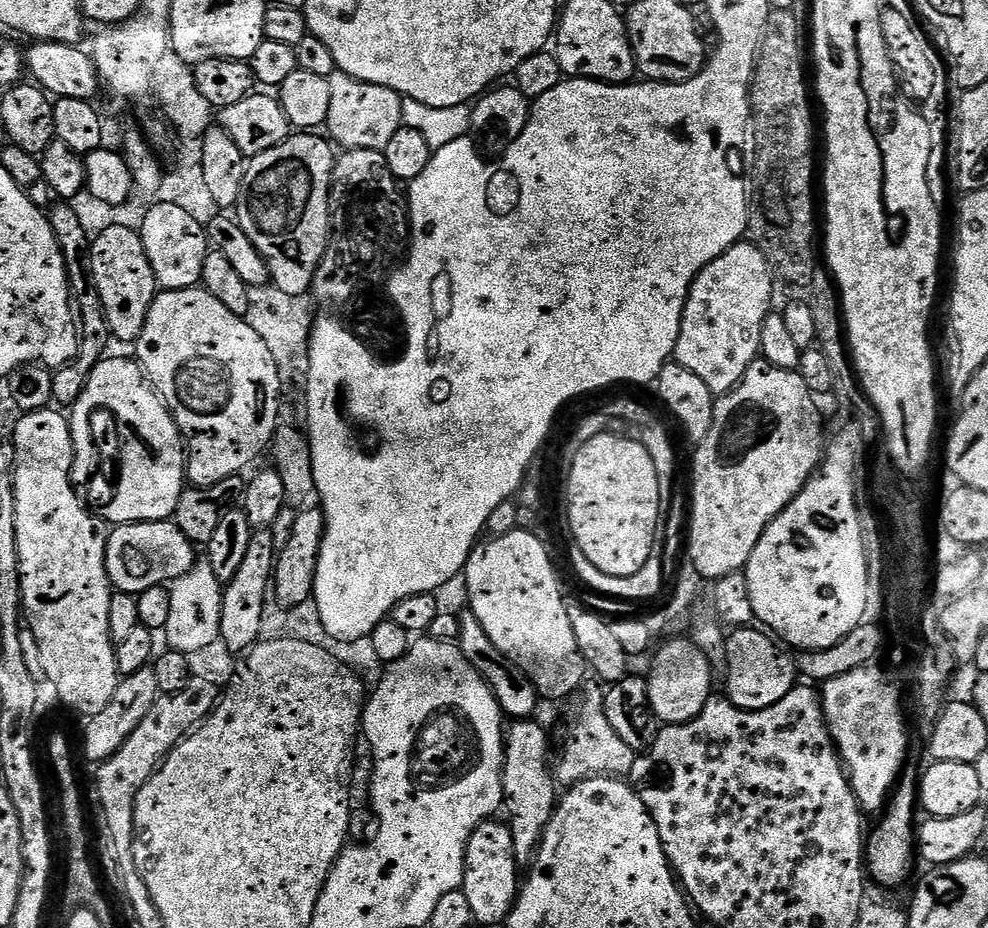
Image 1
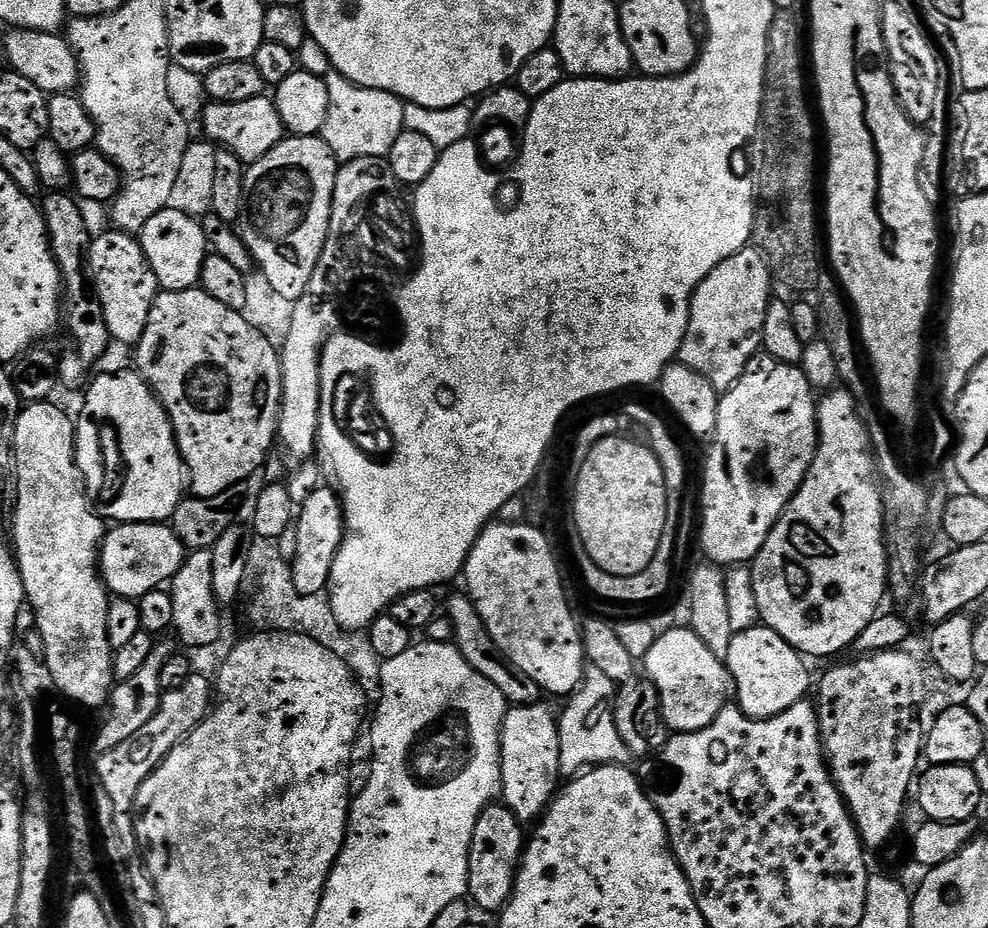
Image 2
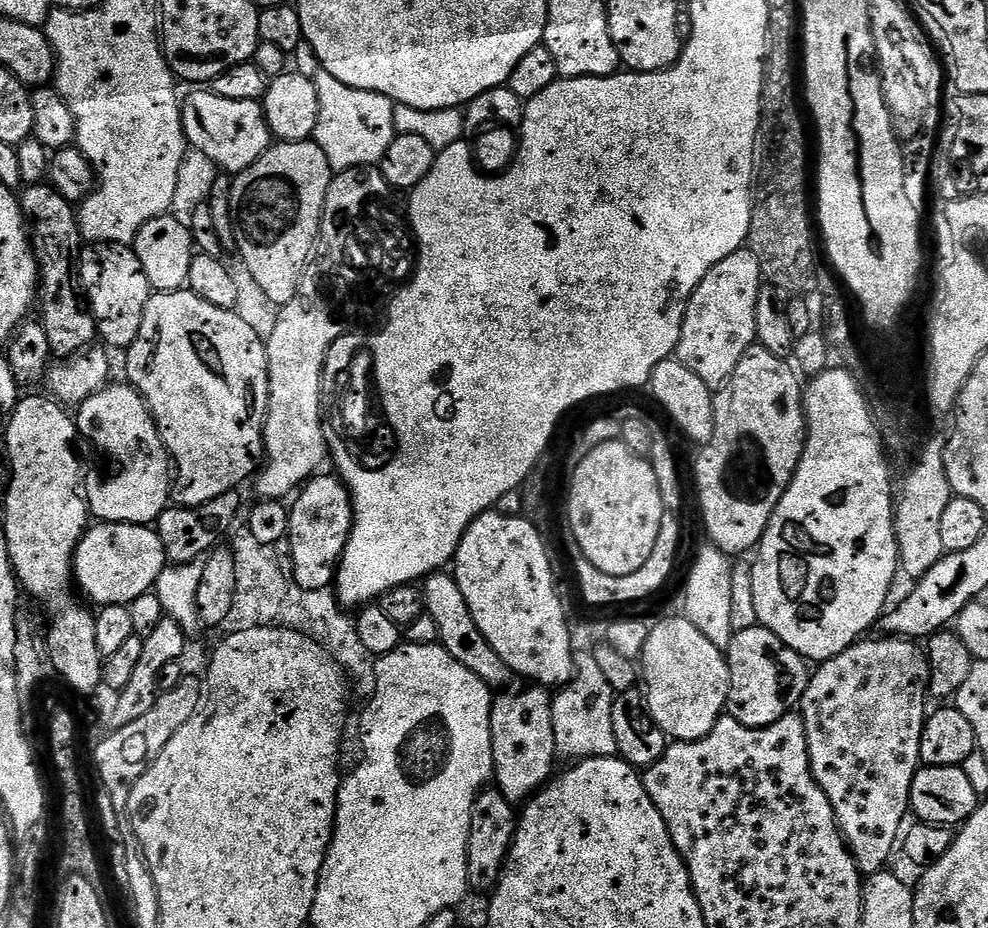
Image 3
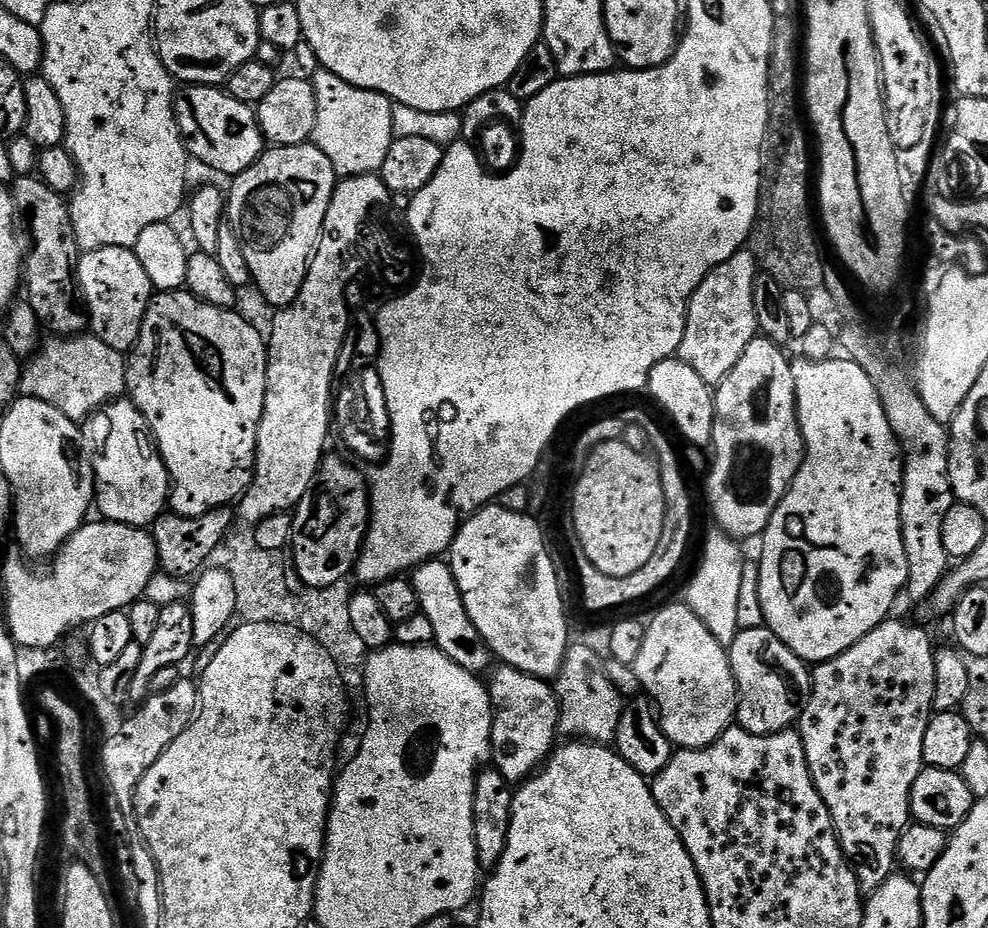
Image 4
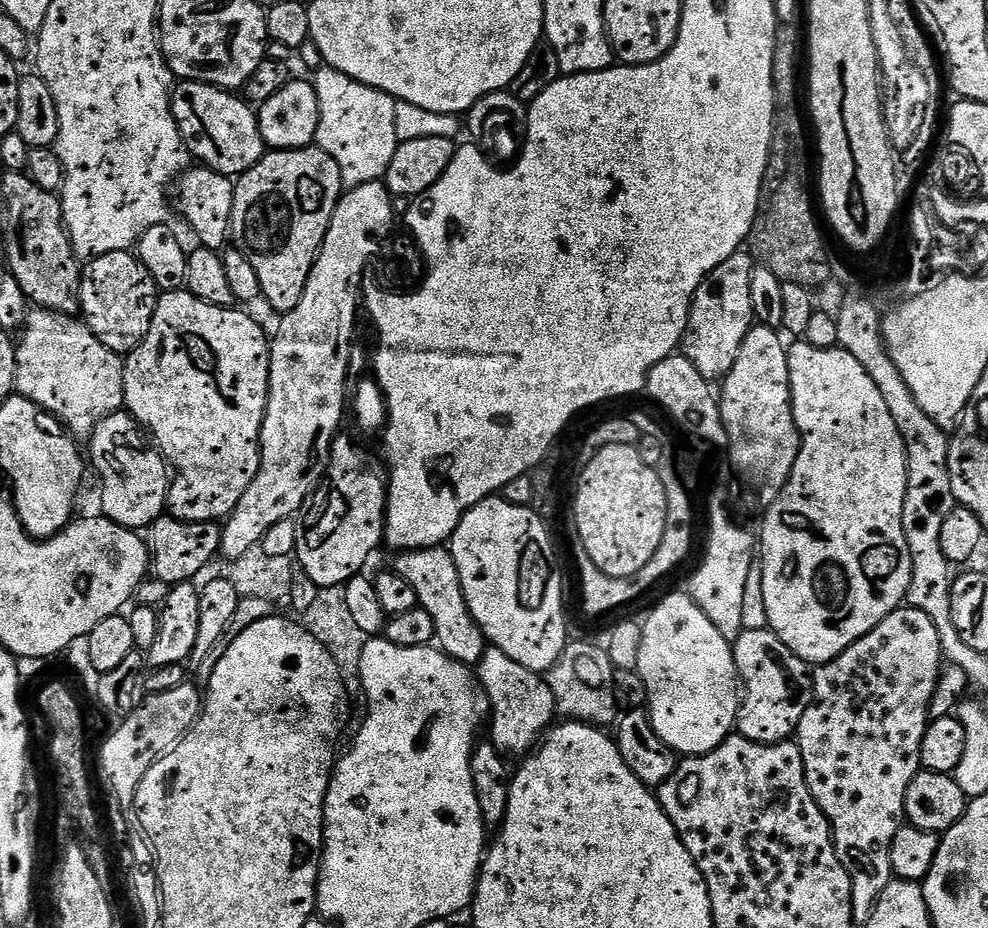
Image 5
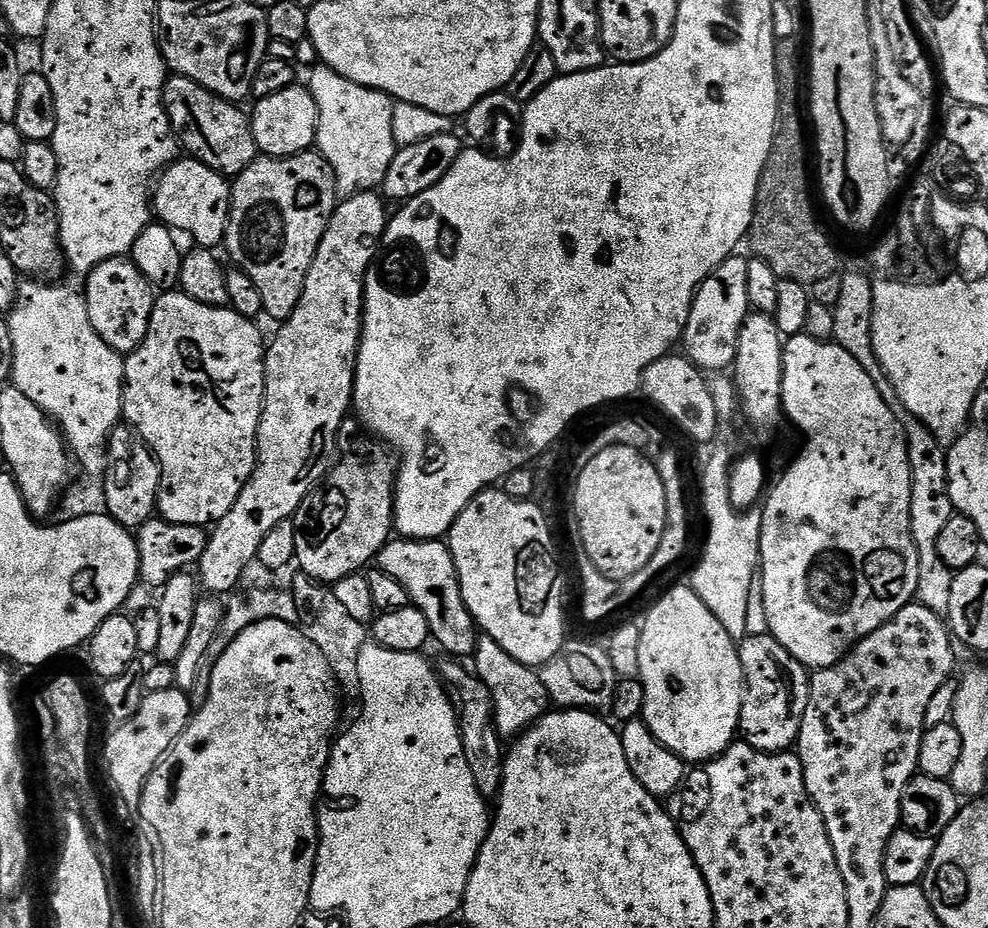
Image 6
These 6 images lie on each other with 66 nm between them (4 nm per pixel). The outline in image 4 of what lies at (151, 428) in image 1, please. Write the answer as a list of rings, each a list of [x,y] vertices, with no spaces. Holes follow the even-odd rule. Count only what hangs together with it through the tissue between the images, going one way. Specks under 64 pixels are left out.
[[[121,398],[119,400],[113,400],[110,404],[105,404],[103,408],[98,412],[92,413],[86,421],[86,427],[88,427],[88,432],[86,428],[86,440],[93,444],[96,449],[92,452],[92,472],[96,475],[96,480],[94,479],[94,508],[95,511],[100,511],[105,521],[114,524],[129,524],[131,528],[143,528],[147,529],[149,526],[156,523],[157,518],[162,515],[165,511],[166,505],[170,500],[170,477],[168,474],[168,468],[164,465],[164,459],[160,456],[160,449],[156,446],[156,441],[152,438],[152,431],[150,426],[146,422],[146,418],[140,411],[137,410],[135,404],[132,403],[131,399]]]

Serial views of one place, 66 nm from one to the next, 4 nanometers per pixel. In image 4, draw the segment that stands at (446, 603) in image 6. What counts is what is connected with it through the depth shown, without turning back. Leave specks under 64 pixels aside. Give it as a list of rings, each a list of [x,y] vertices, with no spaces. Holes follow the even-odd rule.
[[[440,558],[427,560],[425,564],[416,567],[410,579],[418,594],[422,615],[430,618],[430,623],[434,626],[435,647],[446,654],[446,658],[458,662],[462,670],[477,674],[484,674],[484,671],[487,673],[493,667],[494,657],[486,638],[478,634],[478,626],[474,626],[474,622],[470,622],[470,614],[466,614],[466,602],[462,602],[462,594],[458,590],[451,563]]]

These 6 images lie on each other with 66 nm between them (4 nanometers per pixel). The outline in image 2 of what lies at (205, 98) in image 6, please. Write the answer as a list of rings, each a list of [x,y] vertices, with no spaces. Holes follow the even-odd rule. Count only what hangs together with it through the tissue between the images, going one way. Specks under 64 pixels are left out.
[[[267,95],[250,98],[246,102],[212,102],[205,107],[202,115],[203,134],[212,144],[233,152],[245,165],[261,160],[274,146],[285,139],[286,129],[276,109],[275,99]]]

